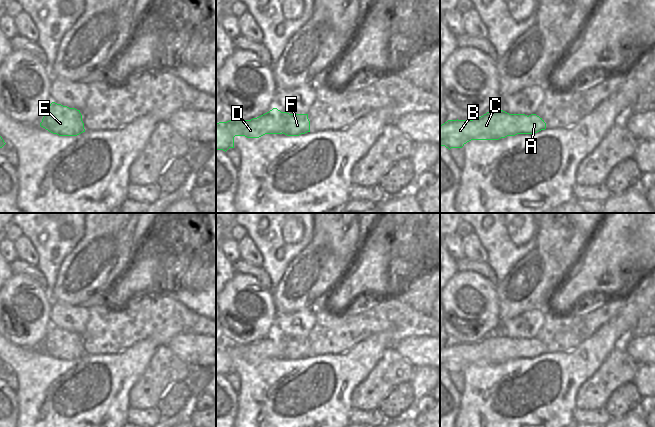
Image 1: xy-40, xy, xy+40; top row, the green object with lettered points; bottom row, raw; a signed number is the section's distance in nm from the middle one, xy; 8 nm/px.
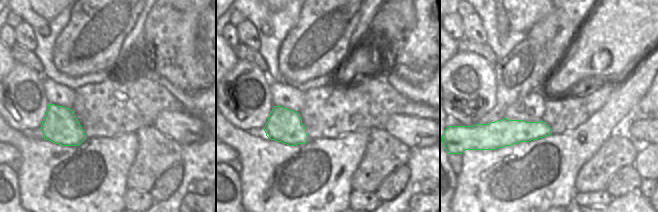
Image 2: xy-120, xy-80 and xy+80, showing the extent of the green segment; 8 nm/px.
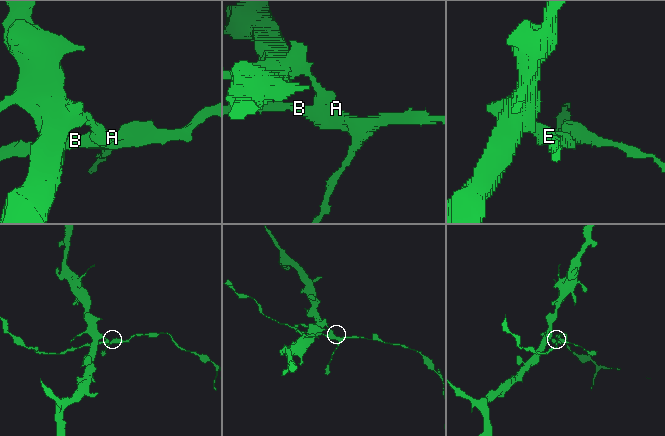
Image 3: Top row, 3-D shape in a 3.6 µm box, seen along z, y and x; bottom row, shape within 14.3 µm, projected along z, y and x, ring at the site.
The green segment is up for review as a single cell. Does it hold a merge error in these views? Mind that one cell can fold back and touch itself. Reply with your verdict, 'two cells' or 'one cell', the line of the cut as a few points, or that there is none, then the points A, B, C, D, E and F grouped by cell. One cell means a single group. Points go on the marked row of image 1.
two cells; cut xy (281, 112), (285, 119), (283, 132); groups A B C D / E F

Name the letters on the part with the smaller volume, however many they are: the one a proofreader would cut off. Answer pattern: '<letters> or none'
A, B, C, D

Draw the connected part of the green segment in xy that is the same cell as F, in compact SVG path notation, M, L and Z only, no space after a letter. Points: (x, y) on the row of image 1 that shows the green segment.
M282 112L281 115L286 119L283 134L287 136L299 136L310 132L308 114L289 114Z

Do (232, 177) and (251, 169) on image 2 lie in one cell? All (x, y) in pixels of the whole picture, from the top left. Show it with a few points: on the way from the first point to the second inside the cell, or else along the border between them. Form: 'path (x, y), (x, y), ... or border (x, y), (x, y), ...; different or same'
border (239, 174), (239, 186), (242, 197); different

